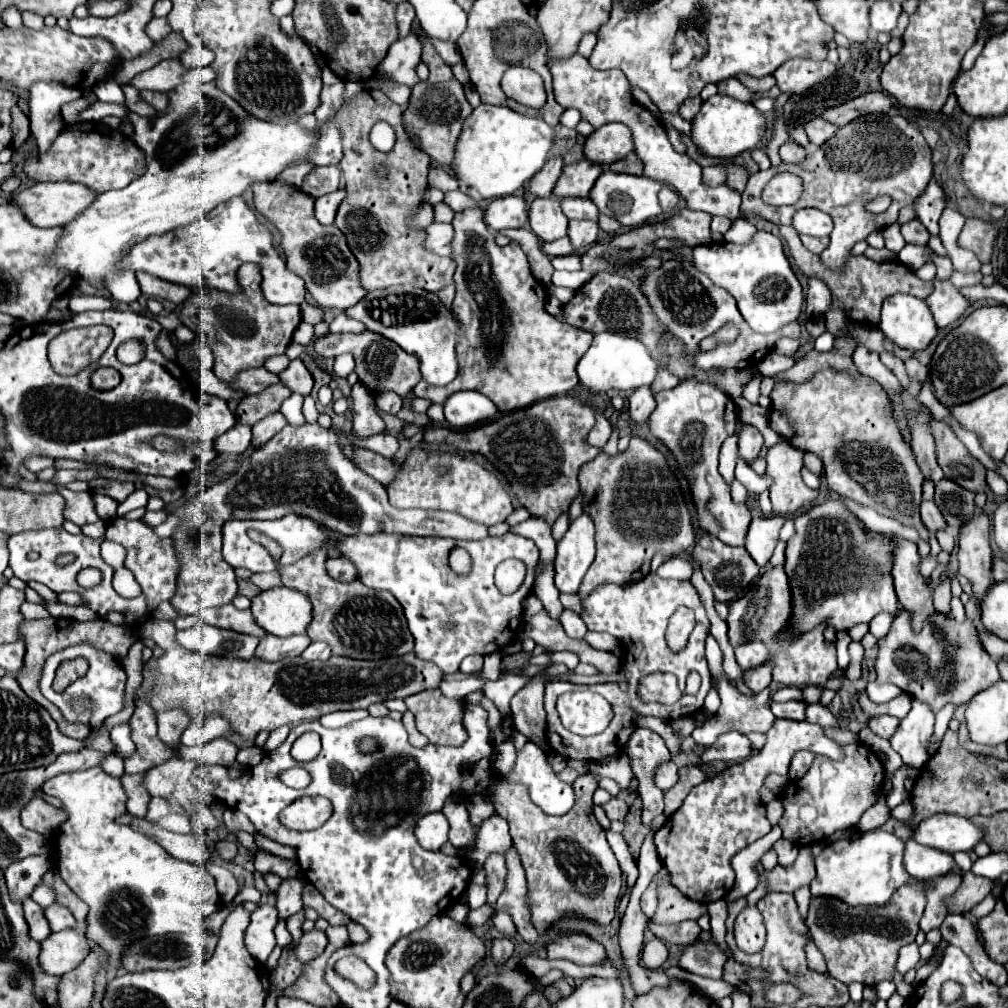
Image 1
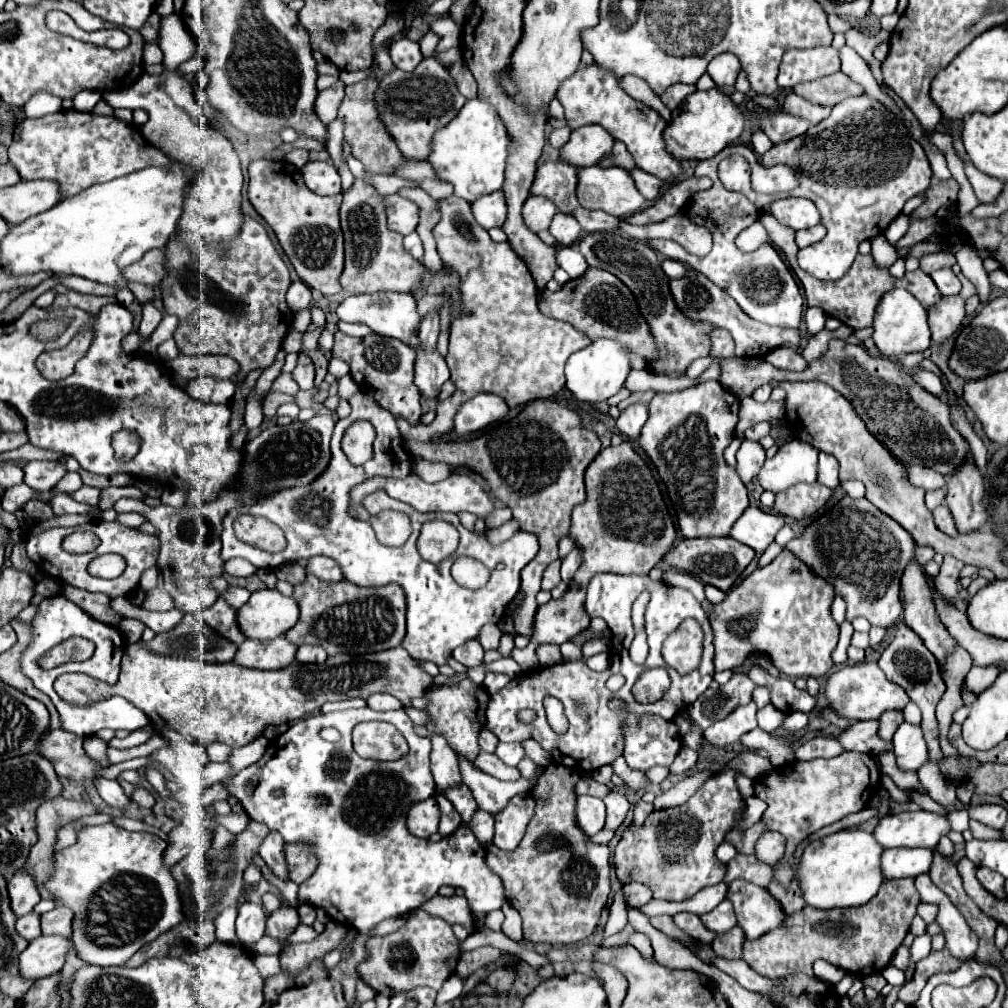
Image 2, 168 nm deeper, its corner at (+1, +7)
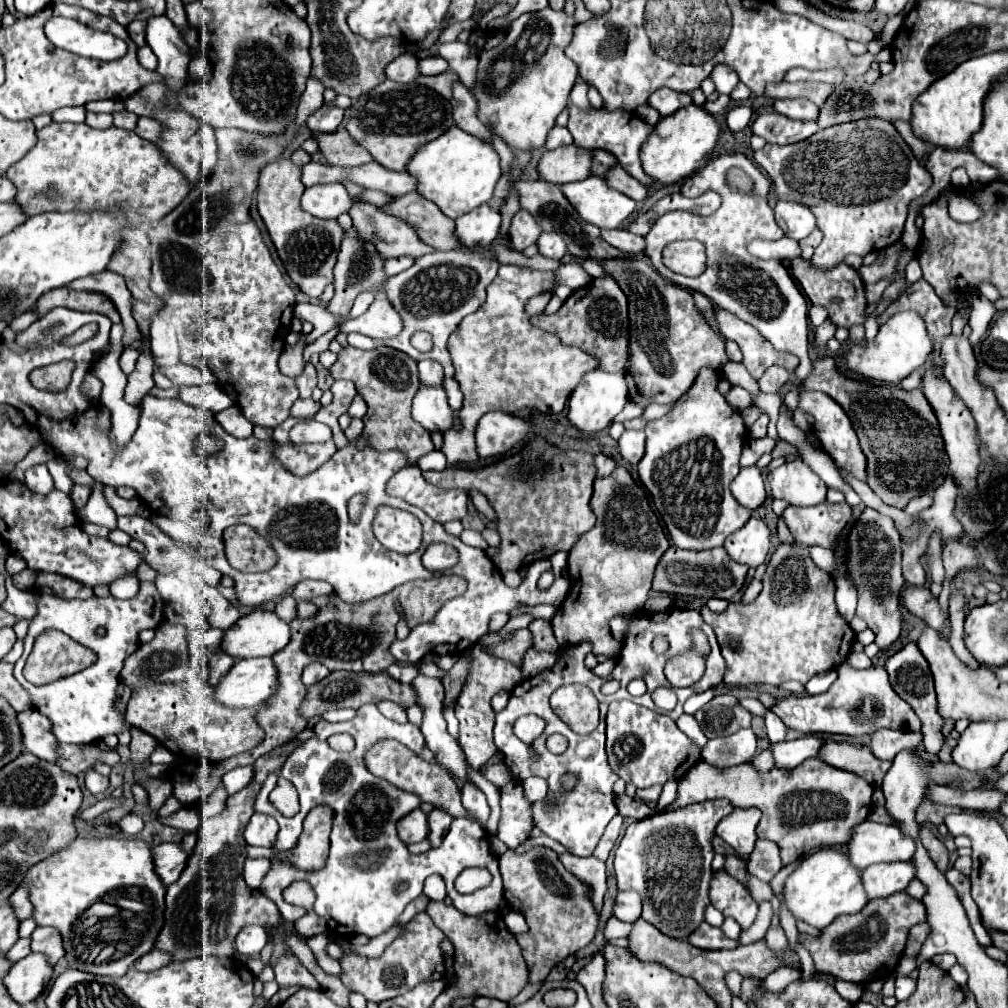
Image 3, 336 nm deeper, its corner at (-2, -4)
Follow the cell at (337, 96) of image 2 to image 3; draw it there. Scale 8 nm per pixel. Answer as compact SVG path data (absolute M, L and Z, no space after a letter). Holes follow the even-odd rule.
M324 104L320 110L316 110L308 120L306 126L310 126L310 130L318 130L318 132L334 132L338 128L338 124L344 118L344 110L334 106L334 104Z

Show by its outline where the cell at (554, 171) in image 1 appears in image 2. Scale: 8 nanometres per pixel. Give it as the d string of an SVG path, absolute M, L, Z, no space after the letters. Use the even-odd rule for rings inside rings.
M561 127L561 129L553 129L553 133L549 135L549 145L551 147L563 147L569 141L571 129L569 127Z

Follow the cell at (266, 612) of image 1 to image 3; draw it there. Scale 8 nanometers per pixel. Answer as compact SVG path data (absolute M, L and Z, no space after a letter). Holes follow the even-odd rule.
M256 608L224 632L222 650L234 660L274 656L290 642L290 626L276 612Z

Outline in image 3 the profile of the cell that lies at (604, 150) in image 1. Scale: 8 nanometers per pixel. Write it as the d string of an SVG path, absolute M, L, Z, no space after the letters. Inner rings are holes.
M564 146L558 150L546 150L536 166L538 176L550 184L566 184L586 178L590 174L592 154L580 146Z

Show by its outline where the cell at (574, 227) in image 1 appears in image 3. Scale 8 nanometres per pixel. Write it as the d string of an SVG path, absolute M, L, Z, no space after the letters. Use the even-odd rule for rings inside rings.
M542 232L538 242L538 252L546 258L554 258L554 260L560 260L562 256L566 256L566 244L562 242L562 238L554 232Z

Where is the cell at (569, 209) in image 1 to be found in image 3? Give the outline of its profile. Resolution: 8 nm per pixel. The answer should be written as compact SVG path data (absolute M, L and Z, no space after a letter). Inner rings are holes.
M616 228L616 230L602 230L602 238L622 250L622 252L628 252L628 254L640 254L646 250L646 240L642 236L636 236L624 228Z

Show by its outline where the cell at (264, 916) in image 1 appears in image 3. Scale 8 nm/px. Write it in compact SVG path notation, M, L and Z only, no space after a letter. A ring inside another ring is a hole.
M246 926L240 930L235 940L235 950L238 954L258 956L260 950L266 946L266 942L268 942L268 934L262 926Z

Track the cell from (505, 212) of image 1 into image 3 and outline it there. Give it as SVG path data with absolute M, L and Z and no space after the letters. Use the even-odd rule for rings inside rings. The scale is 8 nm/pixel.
M482 204L454 220L454 236L462 246L488 246L498 236L500 222L500 214L488 204Z

